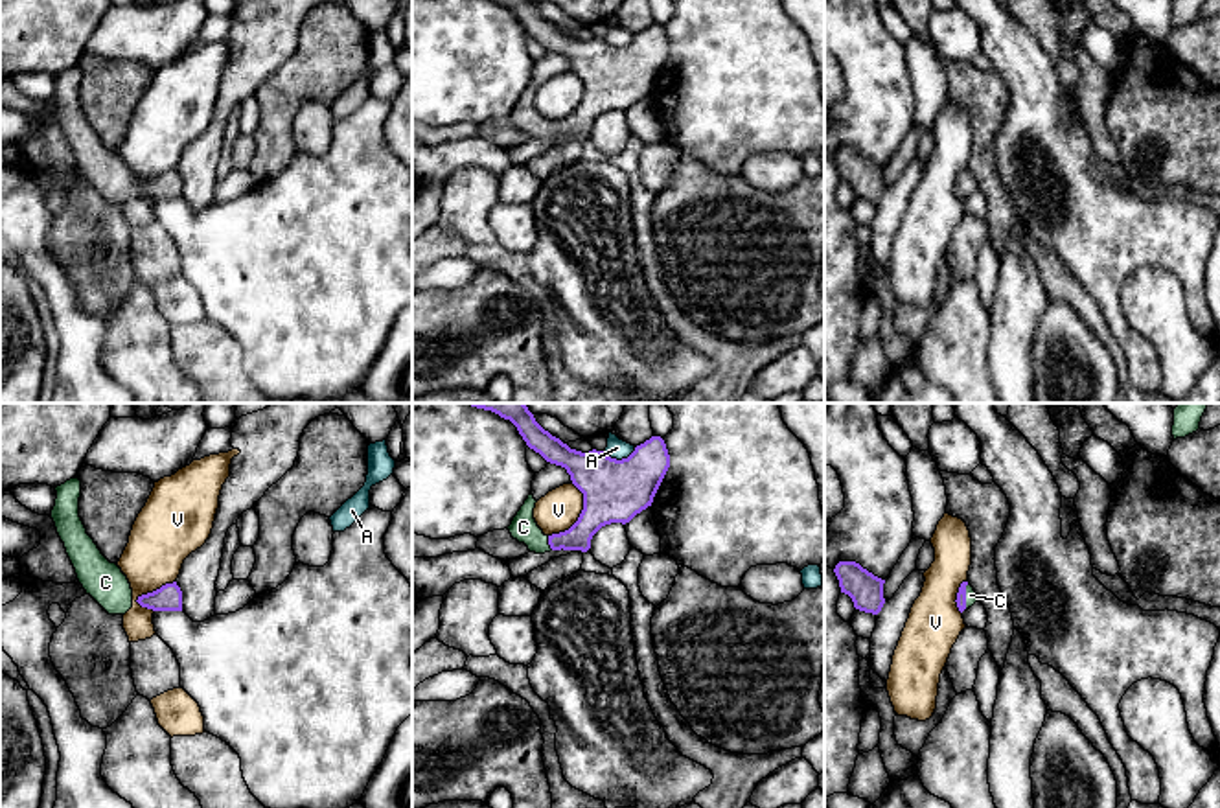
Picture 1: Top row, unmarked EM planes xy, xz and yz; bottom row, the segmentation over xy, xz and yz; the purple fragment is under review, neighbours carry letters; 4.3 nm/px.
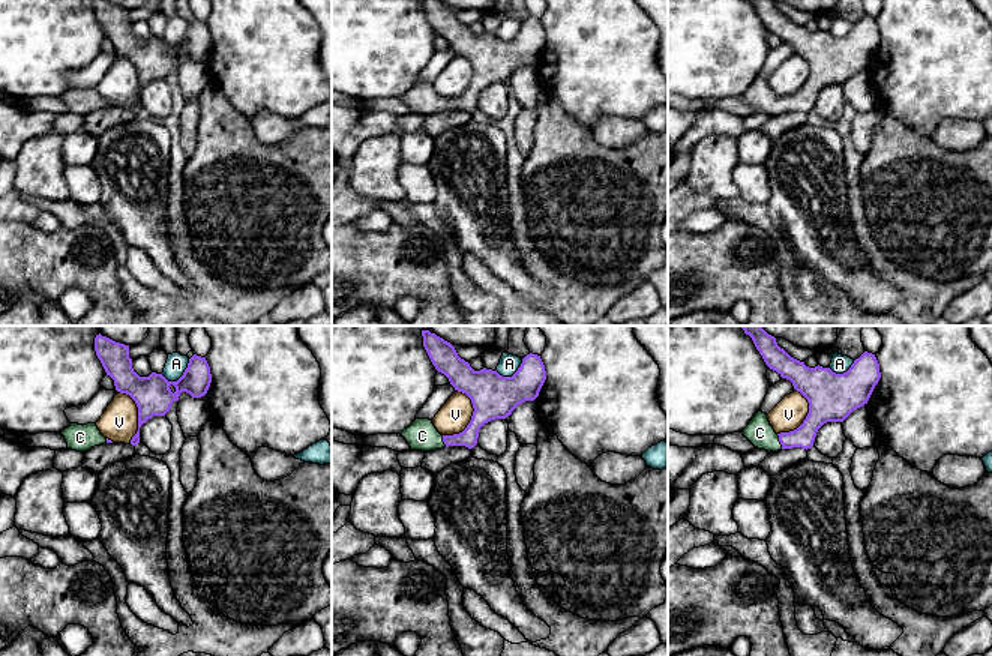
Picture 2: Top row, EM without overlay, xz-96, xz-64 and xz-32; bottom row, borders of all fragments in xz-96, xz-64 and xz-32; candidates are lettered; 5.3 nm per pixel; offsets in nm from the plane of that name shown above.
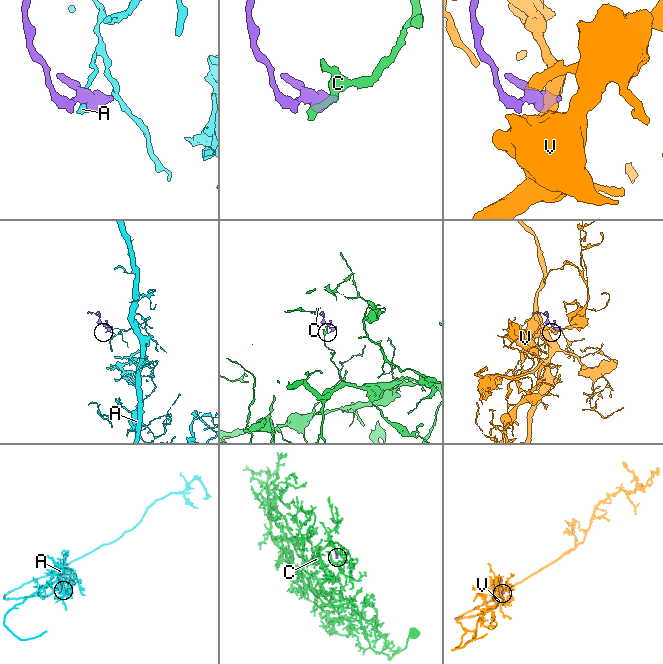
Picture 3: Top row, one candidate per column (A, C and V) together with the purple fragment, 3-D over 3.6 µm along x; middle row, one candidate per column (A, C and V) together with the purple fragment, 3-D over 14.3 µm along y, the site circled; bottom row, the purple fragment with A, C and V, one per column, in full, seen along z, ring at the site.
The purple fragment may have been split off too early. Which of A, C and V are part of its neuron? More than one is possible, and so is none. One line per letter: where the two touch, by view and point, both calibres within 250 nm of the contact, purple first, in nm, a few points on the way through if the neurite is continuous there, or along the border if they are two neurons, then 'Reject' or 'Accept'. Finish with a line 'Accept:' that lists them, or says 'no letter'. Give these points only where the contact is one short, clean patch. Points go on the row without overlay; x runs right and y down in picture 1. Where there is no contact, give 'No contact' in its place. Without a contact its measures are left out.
A: Touches purple at xz (619, 48). Thickness 280 nm (purple) against 90 nm. Boundary: xz (635, 35), (621, 46), (611, 46), (604, 41). Reject
C: Touches purple at yz (965, 184). Thickness 50 nm (purple) against 50 nm. Path across: yz (961, 184), (965, 184), (970, 183). Accept
V: Touches purple at xz (580, 103). Thickness 280 nm (purple) against 180 nm. Boundary: xz (573, 70), (582, 81), (582, 100), (567, 116), (549, 124). Reject
Accept: C

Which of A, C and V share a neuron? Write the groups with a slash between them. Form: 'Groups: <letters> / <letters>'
Groups: A / C / V

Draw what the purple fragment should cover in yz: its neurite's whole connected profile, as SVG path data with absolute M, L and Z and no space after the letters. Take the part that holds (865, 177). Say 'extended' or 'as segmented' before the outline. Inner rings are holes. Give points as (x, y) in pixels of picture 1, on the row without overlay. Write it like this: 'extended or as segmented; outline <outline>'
as segmented; outline M839 149L834 156L841 180L848 182L854 195L865 201L878 202L885 191L885 167L874 164L856 149Z

